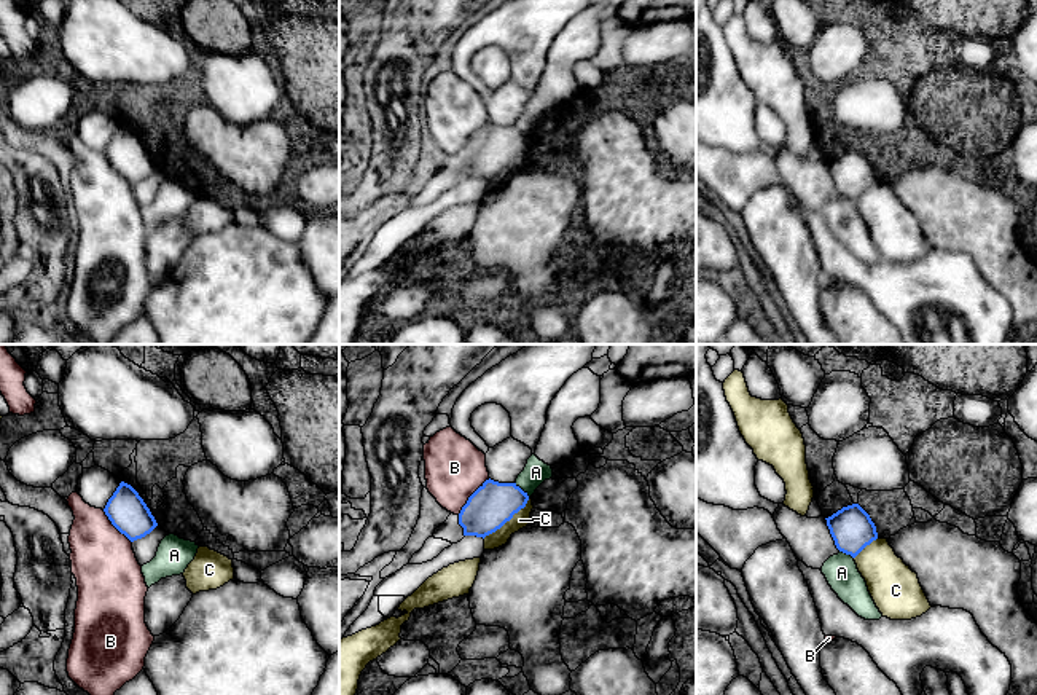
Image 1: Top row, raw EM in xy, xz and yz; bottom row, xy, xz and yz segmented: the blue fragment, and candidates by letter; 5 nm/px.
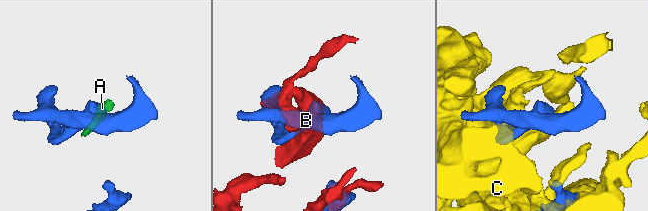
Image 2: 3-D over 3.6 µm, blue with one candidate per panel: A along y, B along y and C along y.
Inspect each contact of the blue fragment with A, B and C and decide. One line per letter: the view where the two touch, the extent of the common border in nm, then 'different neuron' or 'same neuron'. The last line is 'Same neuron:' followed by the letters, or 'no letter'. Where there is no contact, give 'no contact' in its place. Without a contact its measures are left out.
A: meets blue in xz; contact 110 nm long; different neuron
B: meets blue in xz; contact 240 nm long; different neuron
C: meets blue in xz; contact 320 nm long; different neuron
Same neuron: no letter

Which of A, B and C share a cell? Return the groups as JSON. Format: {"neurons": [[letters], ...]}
{"neurons": [["A"], ["B"], ["C"]]}

